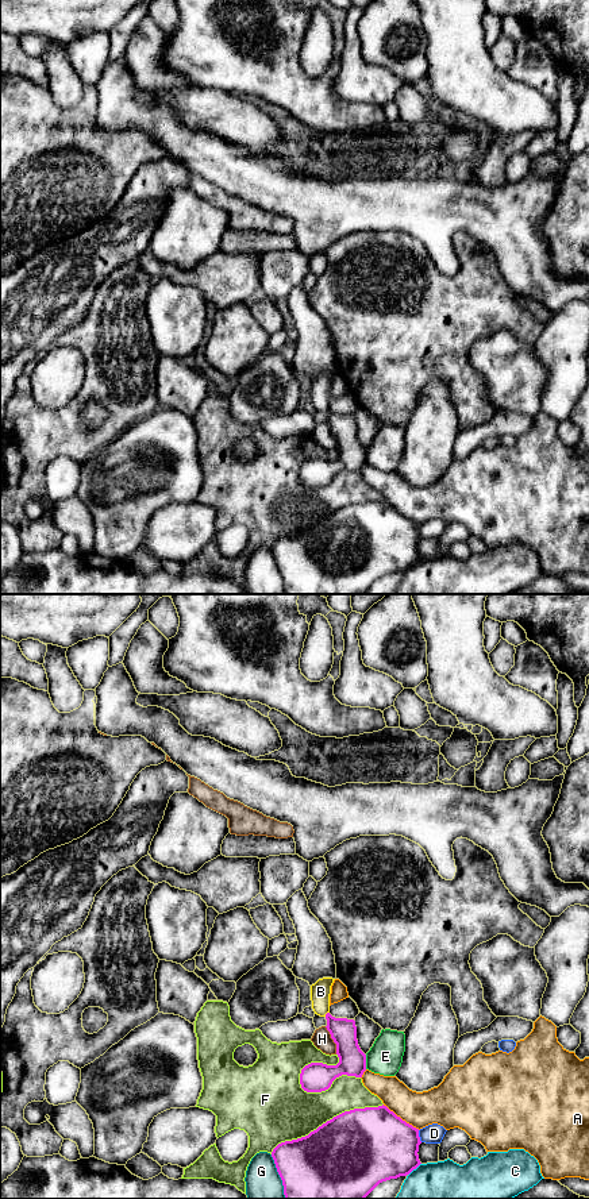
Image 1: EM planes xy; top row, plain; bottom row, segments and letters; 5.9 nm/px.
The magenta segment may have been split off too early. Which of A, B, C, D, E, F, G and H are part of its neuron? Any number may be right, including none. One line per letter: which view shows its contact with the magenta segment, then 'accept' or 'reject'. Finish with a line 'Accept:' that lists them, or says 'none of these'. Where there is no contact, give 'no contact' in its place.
A: xy | reject
B: xy | accept
C: xy | reject
D: xy | reject
E: xy | reject
F: xy | reject
G: xy | reject
H: xy | reject
Accept: B

